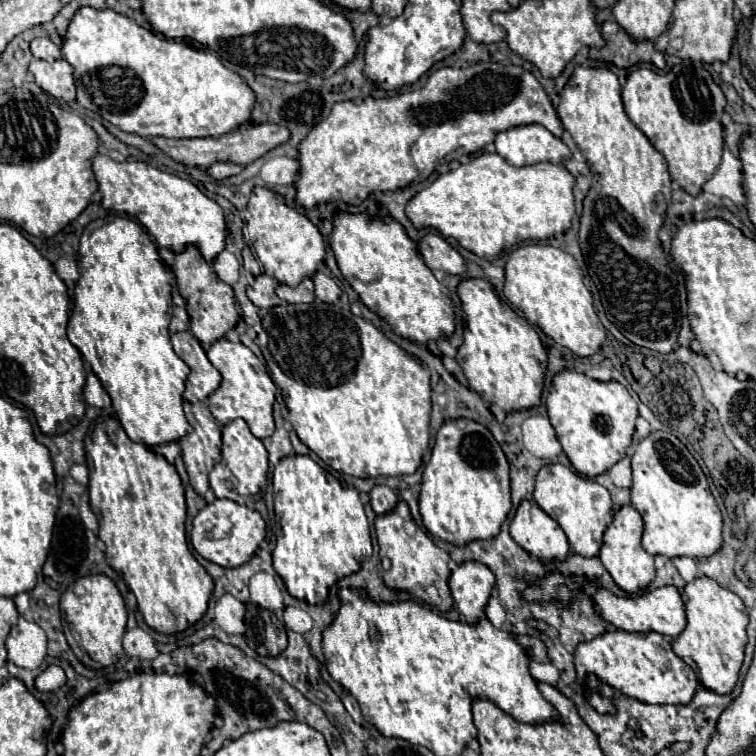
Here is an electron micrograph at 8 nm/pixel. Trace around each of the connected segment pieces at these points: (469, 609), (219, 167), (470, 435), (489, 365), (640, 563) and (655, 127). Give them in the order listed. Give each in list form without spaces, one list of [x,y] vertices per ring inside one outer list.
[[[468,560],[468,564],[458,564],[454,568],[448,584],[458,612],[466,616],[468,624],[476,624],[482,618],[484,606],[492,594],[492,570],[486,564]]]
[[[218,162],[218,164],[214,164],[214,166],[208,168],[210,176],[216,178],[216,180],[224,180],[224,178],[228,178],[228,176],[232,176],[232,174],[238,174],[240,170],[242,170],[242,166],[236,166],[236,164],[224,164],[224,162]]]
[[[464,418],[446,420],[440,426],[432,458],[424,468],[418,504],[426,530],[456,546],[476,538],[492,538],[500,532],[512,508],[510,476],[506,456],[486,426]]]
[[[466,278],[458,284],[458,296],[462,300],[462,310],[466,318],[464,328],[464,342],[458,348],[456,360],[474,392],[480,394],[482,400],[490,404],[498,404],[504,412],[516,412],[526,410],[540,404],[540,394],[544,386],[544,370],[546,370],[546,350],[540,342],[538,332],[532,328],[532,324],[518,316],[494,290],[494,286],[488,280],[482,278]]]
[[[622,506],[616,514],[614,514],[614,520],[612,524],[606,528],[604,532],[604,544],[600,548],[600,560],[604,564],[604,568],[612,574],[614,582],[634,594],[634,592],[640,592],[644,590],[656,576],[656,568],[654,568],[654,556],[648,554],[642,544],[642,516],[636,512],[636,508],[632,506]]]
[[[684,60],[682,64],[674,66],[666,74],[656,74],[652,68],[644,68],[644,66],[634,68],[622,88],[622,100],[624,100],[628,118],[648,136],[648,140],[656,146],[656,150],[664,154],[672,180],[676,180],[686,192],[696,196],[702,190],[702,186],[712,178],[716,168],[720,166],[722,146],[724,146],[720,118],[724,114],[726,96],[720,90],[720,86],[712,80],[704,64]]]

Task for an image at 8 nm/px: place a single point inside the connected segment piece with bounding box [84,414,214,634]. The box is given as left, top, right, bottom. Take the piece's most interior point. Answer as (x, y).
(143, 535)

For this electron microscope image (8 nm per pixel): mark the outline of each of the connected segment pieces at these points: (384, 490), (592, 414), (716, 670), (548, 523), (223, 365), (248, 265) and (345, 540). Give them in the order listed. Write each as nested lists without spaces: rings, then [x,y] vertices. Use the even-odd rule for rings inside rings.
[[[380,484],[370,490],[370,502],[372,502],[372,508],[376,514],[386,514],[396,506],[398,494],[392,488]]]
[[[562,370],[552,380],[552,388],[546,398],[546,410],[562,450],[570,458],[576,472],[586,478],[606,472],[626,456],[626,450],[632,444],[638,404],[616,380],[600,382],[574,370]]]
[[[708,576],[692,580],[680,594],[686,608],[686,628],[680,636],[674,638],[672,650],[696,672],[704,688],[720,696],[732,694],[744,662],[748,626],[748,612],[744,602],[734,592],[718,586],[718,582]]]
[[[522,500],[510,522],[510,536],[530,556],[540,560],[562,560],[570,546],[564,530],[534,500]]]
[[[220,338],[210,346],[208,360],[222,374],[222,382],[220,382],[218,390],[214,394],[210,394],[208,402],[206,402],[212,416],[222,424],[228,424],[236,418],[242,418],[248,422],[250,432],[256,438],[262,440],[262,438],[270,436],[274,432],[272,406],[274,406],[276,394],[278,394],[278,388],[276,388],[274,380],[270,378],[270,374],[266,372],[266,366],[244,344],[240,344],[240,342],[234,344],[234,342],[228,342],[226,338]]]
[[[248,246],[242,250],[242,258],[244,258],[244,268],[246,268],[248,272],[252,272],[254,276],[258,276],[258,274],[264,272],[264,266],[254,258],[254,254],[252,254],[252,250],[250,250]]]
[[[302,454],[284,456],[274,468],[272,484],[274,484],[274,510],[278,524],[276,548],[272,552],[274,570],[284,580],[288,592],[294,598],[306,600],[308,604],[324,604],[328,588],[338,578],[356,572],[362,566],[362,562],[372,556],[370,524],[364,512],[364,504],[360,502],[360,492],[354,486],[342,484],[310,456]]]

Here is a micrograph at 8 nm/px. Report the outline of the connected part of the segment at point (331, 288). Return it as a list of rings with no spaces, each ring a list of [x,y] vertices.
[[[316,272],[312,280],[314,280],[314,286],[316,286],[316,298],[320,298],[322,302],[334,304],[340,298],[342,290],[338,288],[338,284],[330,276],[326,276],[322,272]]]

